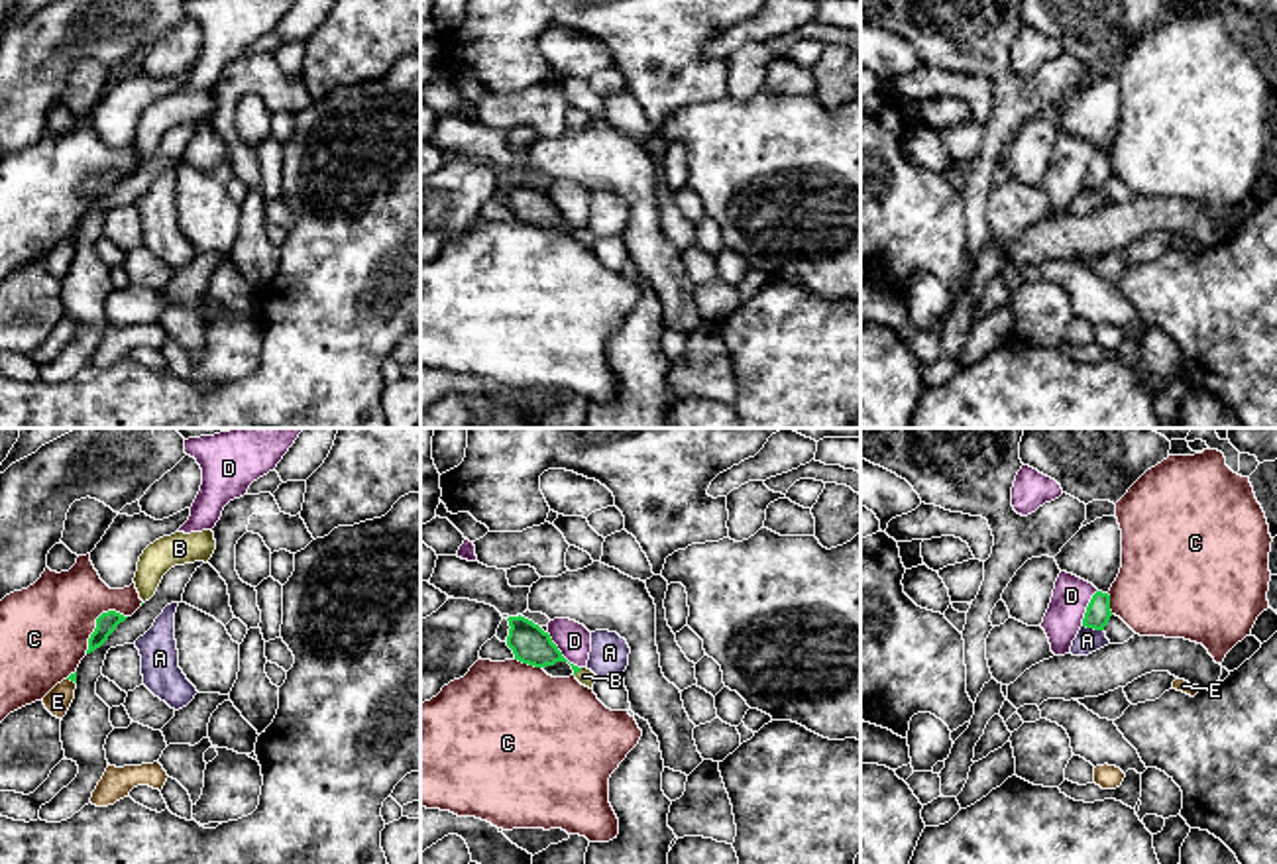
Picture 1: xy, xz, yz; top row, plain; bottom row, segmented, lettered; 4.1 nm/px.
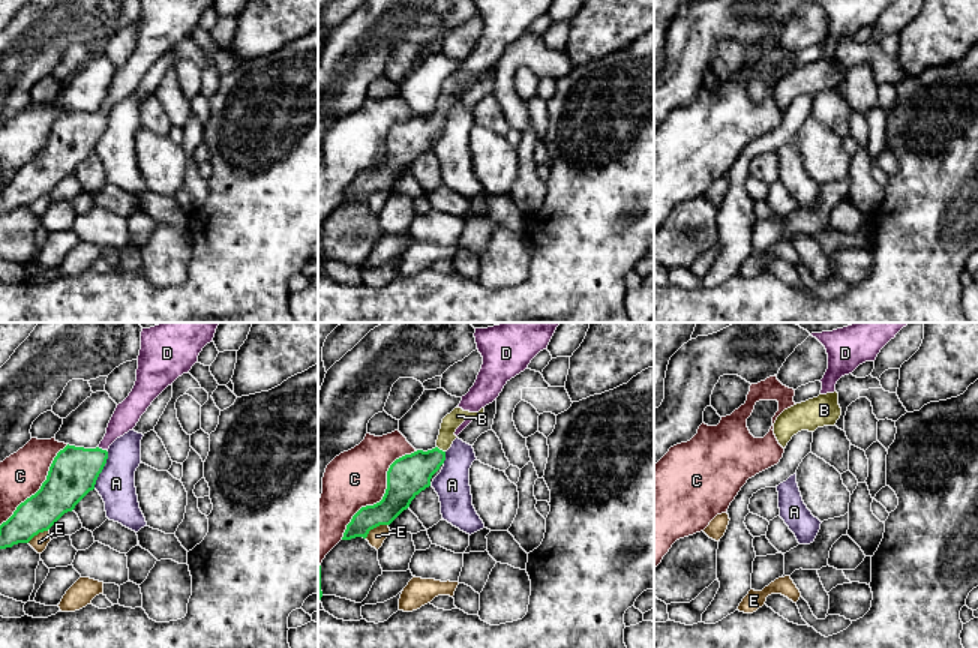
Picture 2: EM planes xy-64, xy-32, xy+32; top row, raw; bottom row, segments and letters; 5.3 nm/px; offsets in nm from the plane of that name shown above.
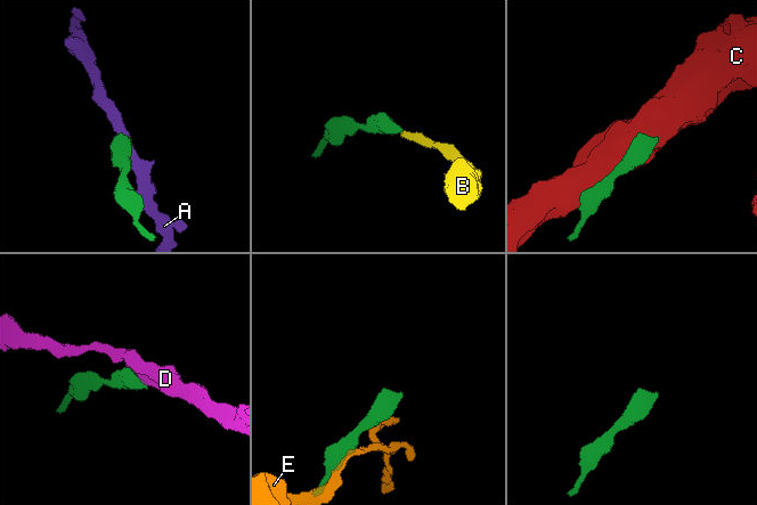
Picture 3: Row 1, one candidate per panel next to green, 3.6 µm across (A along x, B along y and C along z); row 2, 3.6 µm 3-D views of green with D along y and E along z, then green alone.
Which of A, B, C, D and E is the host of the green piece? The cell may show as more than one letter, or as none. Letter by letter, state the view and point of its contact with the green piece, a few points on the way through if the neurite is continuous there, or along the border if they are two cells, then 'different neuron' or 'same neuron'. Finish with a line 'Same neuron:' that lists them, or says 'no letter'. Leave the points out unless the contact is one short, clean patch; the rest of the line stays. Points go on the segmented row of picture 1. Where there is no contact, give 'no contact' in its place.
A: yz (1093, 627) | along yz (1083, 625), (1103, 631) | different neuron
B: xz (578, 670) | across xz (531, 645), (564, 658), (578, 670), (584, 676) | same neuron
C: xy (97, 621) | different neuron
D: xz (560, 652) | along xz (547, 633), (556, 648), (580, 668) | different neuron
E: xy (71, 680) | along xy (67, 678), (75, 684) | different neuron
Same neuron: B

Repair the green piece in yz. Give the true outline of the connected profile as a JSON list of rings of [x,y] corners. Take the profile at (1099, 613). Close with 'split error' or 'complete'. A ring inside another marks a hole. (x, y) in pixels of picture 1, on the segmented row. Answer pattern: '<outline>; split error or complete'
[[[1096,591],[1086,607],[1084,619],[1083,619],[1083,626],[1086,628],[1094,628],[1094,630],[1104,630],[1104,626],[1108,624],[1112,617],[1110,611],[1110,595]]]; complete

